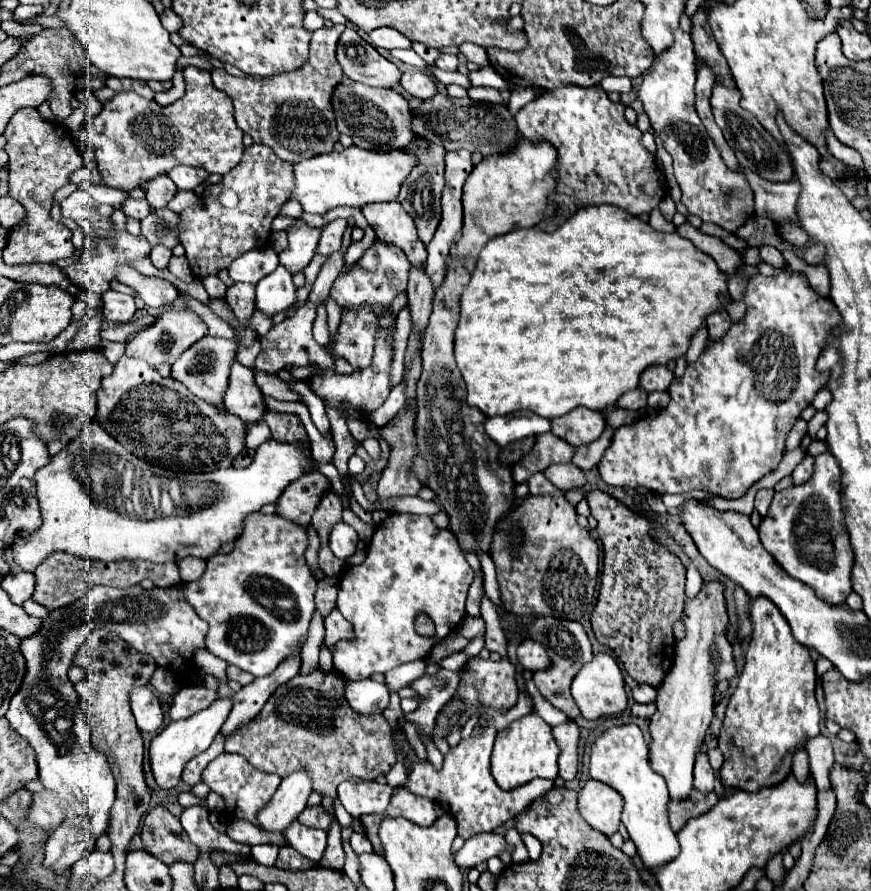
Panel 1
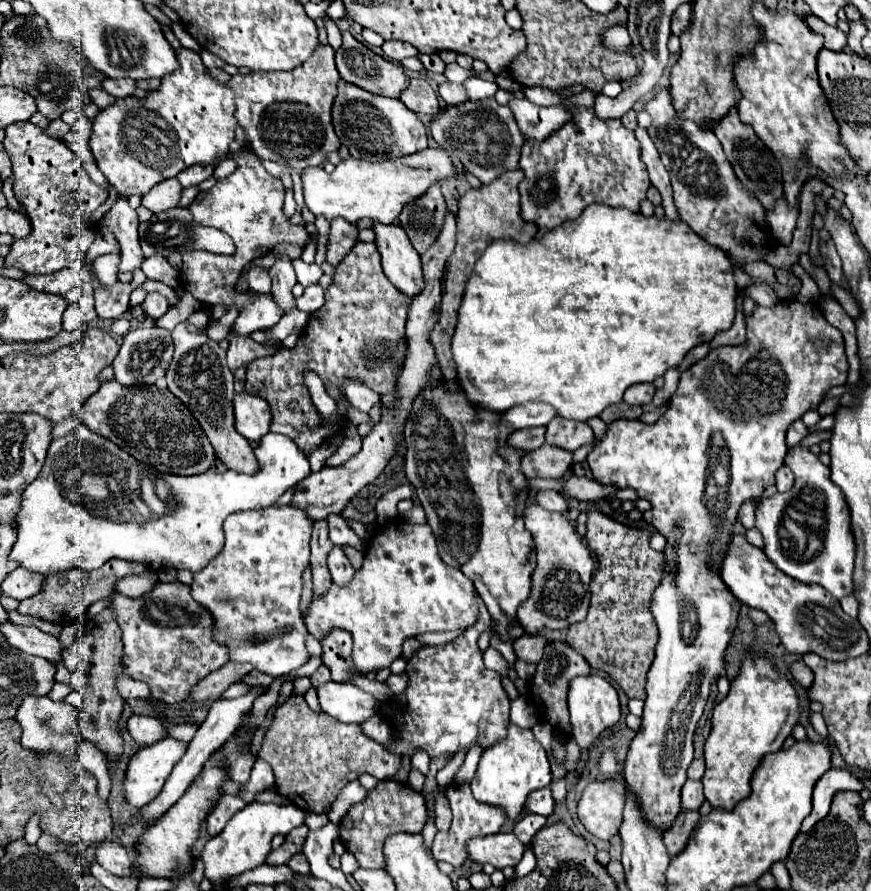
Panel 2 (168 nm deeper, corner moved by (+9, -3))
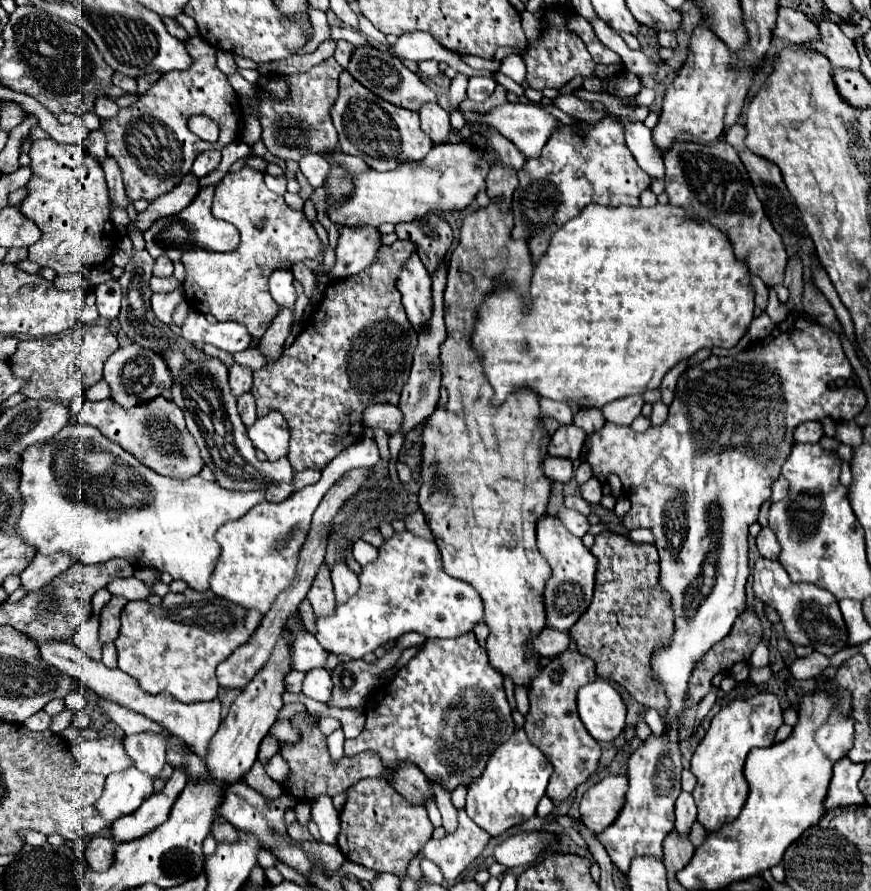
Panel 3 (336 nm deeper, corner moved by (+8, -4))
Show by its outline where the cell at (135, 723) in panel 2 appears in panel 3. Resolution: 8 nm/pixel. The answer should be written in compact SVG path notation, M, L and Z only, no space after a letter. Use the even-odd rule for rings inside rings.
M139 733L125 737L125 749L127 755L135 761L135 767L139 771L151 775L157 779L165 765L165 737L163 735L151 735L151 733Z

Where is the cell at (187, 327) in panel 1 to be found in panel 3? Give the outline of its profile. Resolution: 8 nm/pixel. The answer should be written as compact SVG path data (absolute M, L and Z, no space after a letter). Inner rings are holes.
M133 343L119 347L107 359L105 371L103 371L103 381L111 389L111 399L115 403L119 403L123 409L131 409L139 403L147 403L147 401L151 401L151 399L155 399L171 389L171 373L167 371L163 357L157 355L155 351L143 349L143 347L133 345Z

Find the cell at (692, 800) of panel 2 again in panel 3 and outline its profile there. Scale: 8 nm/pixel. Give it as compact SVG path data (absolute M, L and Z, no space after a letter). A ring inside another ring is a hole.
M681 793L677 797L675 803L675 831L681 835L689 835L691 825L697 819L697 807L693 803L693 795L691 793Z

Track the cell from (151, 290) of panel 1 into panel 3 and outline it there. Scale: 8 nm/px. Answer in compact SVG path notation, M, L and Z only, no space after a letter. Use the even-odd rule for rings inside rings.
M183 287L181 289L175 289L175 291L171 291L171 293L153 293L153 297L151 297L151 305L153 305L153 311L155 311L155 315L163 321L163 323L167 323L167 325L171 325L173 321L171 321L171 315L173 315L173 311L175 311L175 307L183 301Z

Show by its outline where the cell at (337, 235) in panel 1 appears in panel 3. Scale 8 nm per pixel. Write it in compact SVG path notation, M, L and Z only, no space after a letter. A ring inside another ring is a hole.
M341 227L337 245L337 265L331 279L349 277L369 267L381 247L381 231L377 227Z

